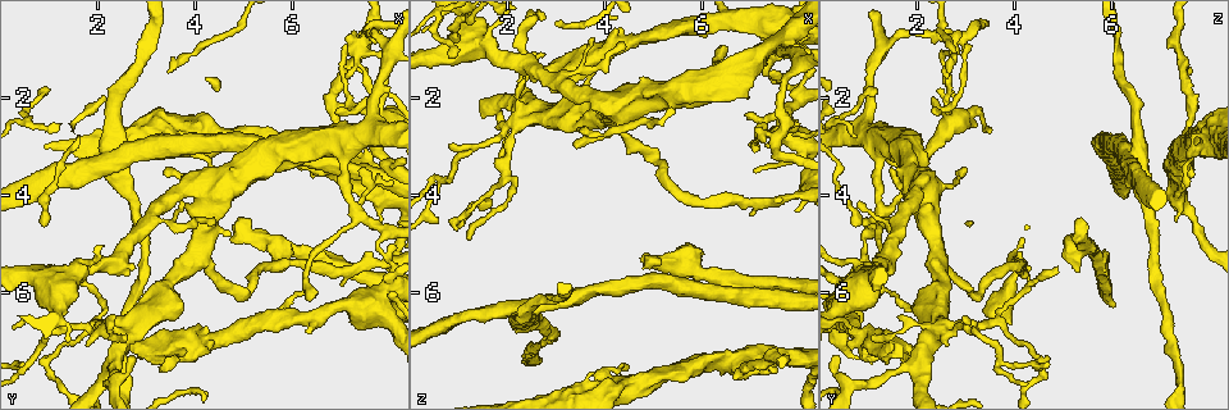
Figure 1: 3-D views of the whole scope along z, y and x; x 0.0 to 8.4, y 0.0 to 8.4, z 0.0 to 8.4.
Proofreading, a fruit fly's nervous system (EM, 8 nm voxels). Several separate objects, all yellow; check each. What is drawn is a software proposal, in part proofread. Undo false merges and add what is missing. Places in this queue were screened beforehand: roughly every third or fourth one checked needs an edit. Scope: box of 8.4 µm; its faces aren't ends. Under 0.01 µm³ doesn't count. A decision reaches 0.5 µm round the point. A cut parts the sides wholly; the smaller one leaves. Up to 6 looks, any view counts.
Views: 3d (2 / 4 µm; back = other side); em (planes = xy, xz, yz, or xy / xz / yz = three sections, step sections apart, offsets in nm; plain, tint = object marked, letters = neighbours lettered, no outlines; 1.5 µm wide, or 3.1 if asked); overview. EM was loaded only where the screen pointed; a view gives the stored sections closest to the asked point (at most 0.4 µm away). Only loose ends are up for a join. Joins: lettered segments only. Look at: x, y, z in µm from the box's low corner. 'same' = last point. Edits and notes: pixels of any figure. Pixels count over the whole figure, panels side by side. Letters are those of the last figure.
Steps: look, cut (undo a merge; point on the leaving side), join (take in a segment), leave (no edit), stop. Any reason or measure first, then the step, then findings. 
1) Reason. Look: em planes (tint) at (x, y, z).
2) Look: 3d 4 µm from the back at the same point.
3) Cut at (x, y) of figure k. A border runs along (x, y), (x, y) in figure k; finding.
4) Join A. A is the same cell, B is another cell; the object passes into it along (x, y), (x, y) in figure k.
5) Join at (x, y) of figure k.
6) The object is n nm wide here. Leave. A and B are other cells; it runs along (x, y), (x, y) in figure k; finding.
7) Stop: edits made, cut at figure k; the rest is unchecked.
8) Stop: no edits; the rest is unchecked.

An open end. Look: 3d 2 µm at (0.90, 1.95, 1.20).

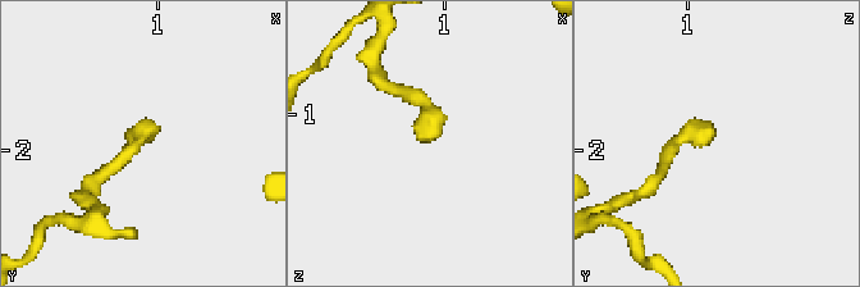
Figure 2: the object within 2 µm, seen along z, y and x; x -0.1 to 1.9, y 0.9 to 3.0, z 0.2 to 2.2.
Now the EM. Look: em xz step 4 (letters) at (0.82, 1.96, 1.18).

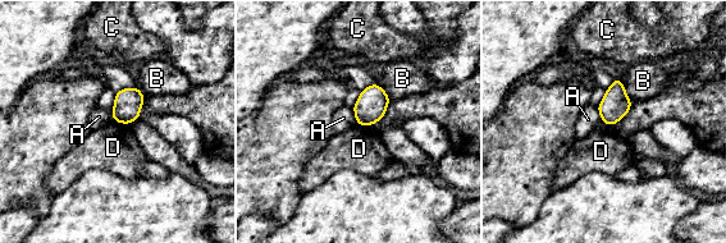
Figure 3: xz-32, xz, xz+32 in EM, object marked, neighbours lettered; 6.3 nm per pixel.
Look: em yz step 8 (letters) at the same point.

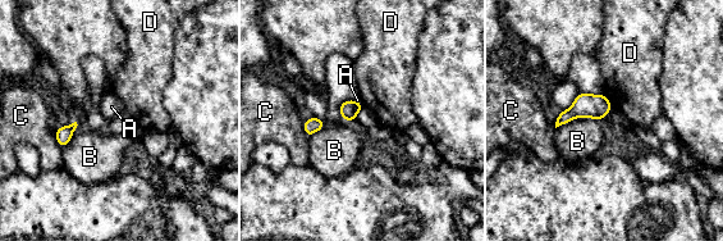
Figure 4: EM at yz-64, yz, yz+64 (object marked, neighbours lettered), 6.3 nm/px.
The longest contact is with B, 280 nm. Leave. A, B, C and D are other cells; no lettered segment goes on from it.

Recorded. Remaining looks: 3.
Abrupt turn. Look: 3d 2 µm at (4.95, 6.05, 3.20).

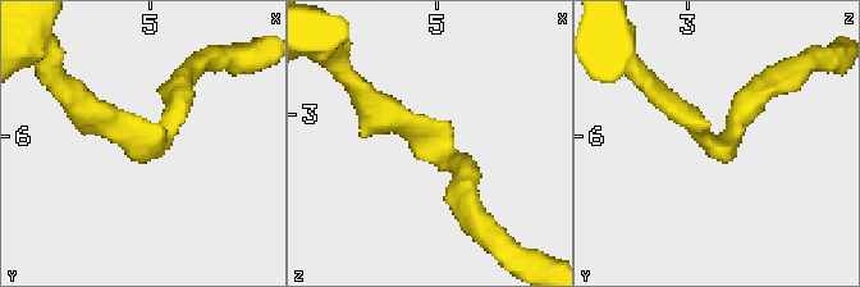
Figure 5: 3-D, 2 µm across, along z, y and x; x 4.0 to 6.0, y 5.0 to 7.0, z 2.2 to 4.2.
The arms are 170, 170 nm wide; now the EM. Look: em xz step 4 (tint) at (4.98, 6.08, 3.20).

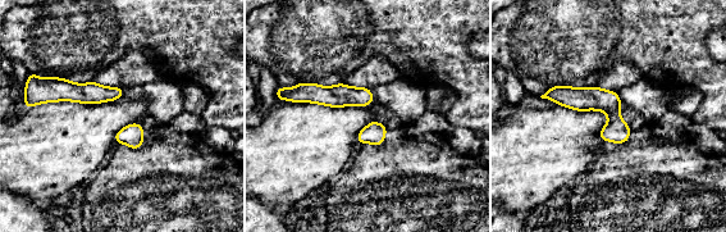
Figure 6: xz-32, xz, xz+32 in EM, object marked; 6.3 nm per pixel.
Another direction. Look: em yz step 4 (letters) at the same point.

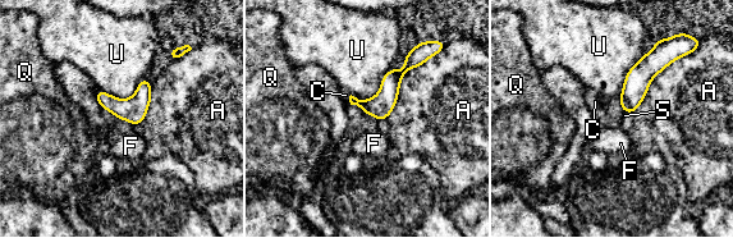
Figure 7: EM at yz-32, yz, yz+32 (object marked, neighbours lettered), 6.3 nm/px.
The object is 150 nm wide here. Leave. A, C, F, Q, S and U are other cells; a border runs along (147, 77), (124, 99), (96, 90) in figure 7; all the same neuron.

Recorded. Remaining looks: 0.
Stop: no edits; the rest is unchecked.

